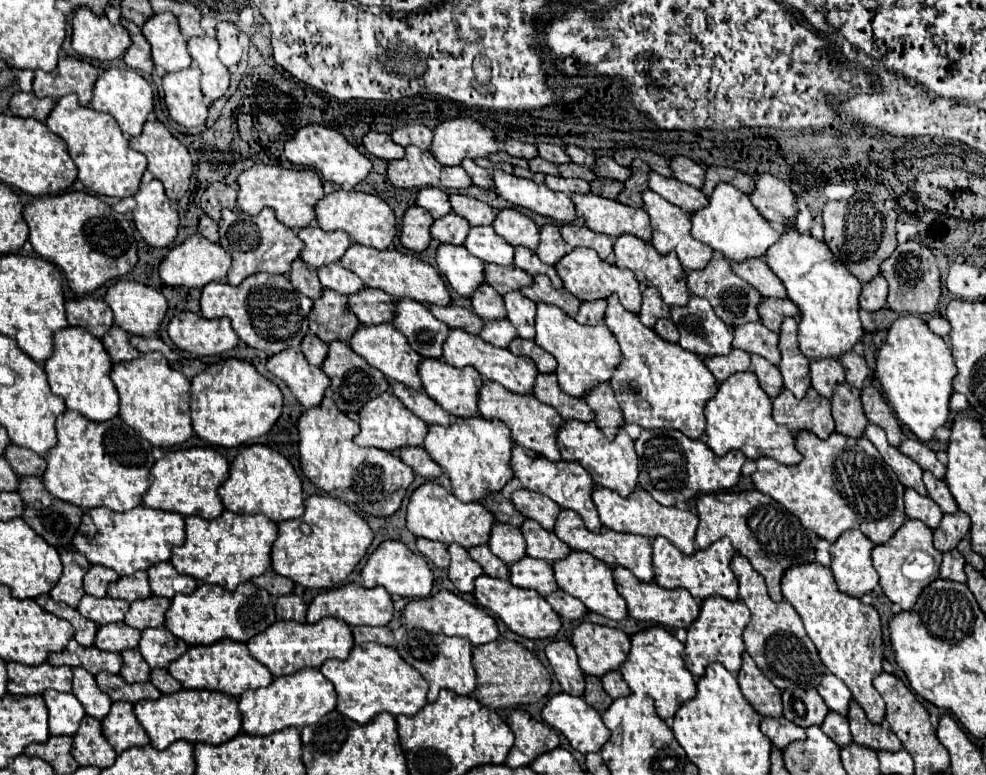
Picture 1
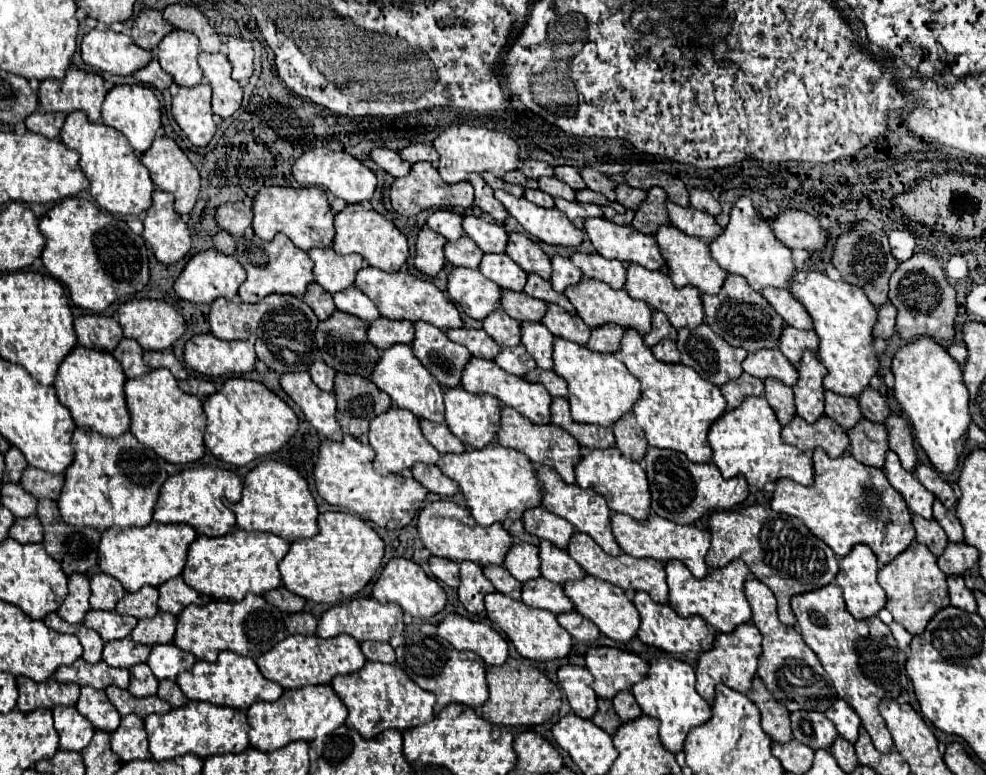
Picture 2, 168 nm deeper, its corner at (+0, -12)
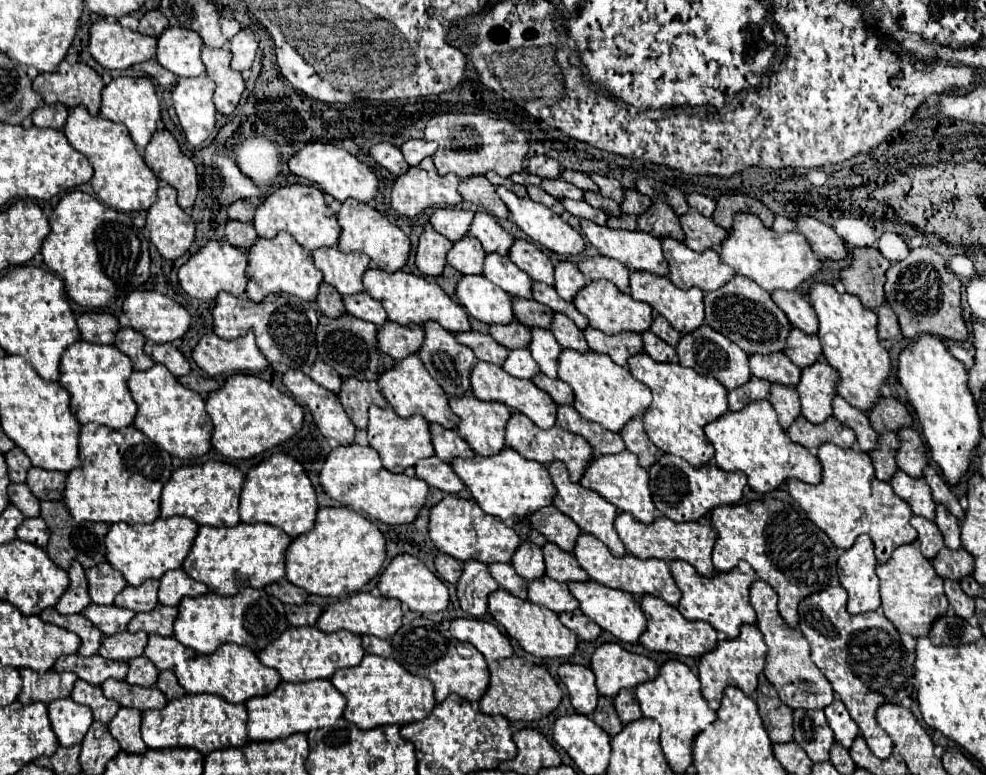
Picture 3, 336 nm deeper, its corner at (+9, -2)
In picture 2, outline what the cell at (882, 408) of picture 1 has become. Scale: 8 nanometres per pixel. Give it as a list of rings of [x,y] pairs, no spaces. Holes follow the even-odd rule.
[[[892,414],[886,420],[886,430],[888,430],[888,436],[890,436],[890,448],[898,454],[902,466],[908,472],[914,472],[914,468],[918,464],[918,456],[916,456],[914,436],[912,436],[908,422],[904,418]]]

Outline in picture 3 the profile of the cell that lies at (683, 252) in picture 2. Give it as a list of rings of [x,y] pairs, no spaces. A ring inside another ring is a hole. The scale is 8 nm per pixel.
[[[669,236],[661,238],[661,248],[669,264],[669,280],[677,288],[687,290],[697,286],[703,292],[709,292],[721,288],[725,282],[729,282],[729,278],[735,276],[735,270],[725,266],[715,250],[695,252]]]

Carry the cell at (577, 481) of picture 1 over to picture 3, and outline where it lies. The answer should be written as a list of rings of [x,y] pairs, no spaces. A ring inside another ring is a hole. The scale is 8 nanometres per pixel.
[[[557,460],[557,462],[551,462],[551,466],[549,466],[547,470],[549,470],[549,476],[551,476],[553,486],[555,486],[555,490],[557,490],[555,496],[553,496],[553,504],[555,504],[563,514],[567,514],[569,518],[573,518],[575,524],[577,524],[583,532],[589,532],[589,534],[597,536],[615,556],[623,556],[623,554],[625,554],[625,546],[623,546],[623,542],[619,540],[619,536],[617,536],[617,532],[615,532],[615,528],[613,528],[613,518],[617,516],[617,508],[615,508],[611,502],[607,502],[603,496],[599,496],[597,492],[583,488],[579,482],[571,482],[563,462],[559,462],[559,460]]]

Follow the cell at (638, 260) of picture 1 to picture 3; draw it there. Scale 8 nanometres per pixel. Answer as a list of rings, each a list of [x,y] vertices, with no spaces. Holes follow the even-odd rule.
[[[633,270],[629,276],[629,294],[635,300],[647,302],[653,310],[657,310],[661,316],[665,316],[673,328],[677,328],[681,334],[687,330],[695,330],[695,326],[703,324],[703,296],[699,288],[681,290],[669,282],[667,276],[657,276],[649,272],[637,272]]]

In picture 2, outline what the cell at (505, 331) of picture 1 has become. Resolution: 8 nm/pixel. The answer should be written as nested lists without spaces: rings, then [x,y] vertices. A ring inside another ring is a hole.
[[[522,346],[502,348],[502,352],[496,356],[496,364],[502,370],[506,370],[506,372],[510,372],[514,376],[520,376],[520,378],[524,378],[526,372],[530,372],[530,370],[536,368],[534,358]]]

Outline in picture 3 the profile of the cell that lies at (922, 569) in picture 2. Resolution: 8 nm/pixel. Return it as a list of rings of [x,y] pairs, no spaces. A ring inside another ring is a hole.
[[[917,542],[899,546],[889,562],[877,564],[877,576],[881,580],[881,606],[885,610],[885,616],[899,632],[907,632],[911,636],[929,634],[933,618],[947,612],[943,578],[935,572],[931,562],[923,558]]]

